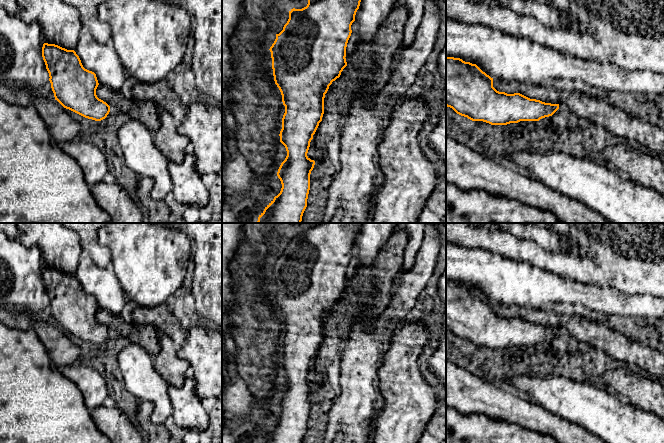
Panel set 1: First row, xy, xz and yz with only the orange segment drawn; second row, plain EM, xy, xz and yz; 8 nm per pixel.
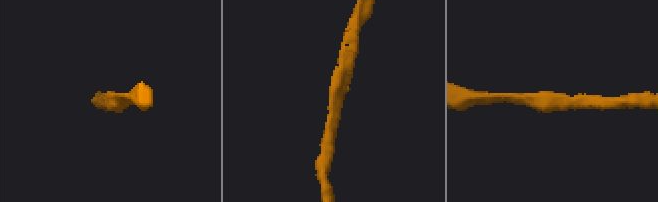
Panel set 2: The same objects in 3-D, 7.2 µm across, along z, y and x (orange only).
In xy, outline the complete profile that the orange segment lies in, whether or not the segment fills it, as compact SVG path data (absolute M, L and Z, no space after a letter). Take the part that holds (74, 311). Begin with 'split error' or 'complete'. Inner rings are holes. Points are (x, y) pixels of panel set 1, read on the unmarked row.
complete; M44 267L42 281L55 324L88 343L101 345L107 341L110 330L96 319L96 298L83 291L74 274Z

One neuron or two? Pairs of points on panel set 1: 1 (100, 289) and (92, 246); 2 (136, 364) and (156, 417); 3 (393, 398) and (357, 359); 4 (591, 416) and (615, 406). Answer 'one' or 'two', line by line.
1: one
2: one
3: two
4: one

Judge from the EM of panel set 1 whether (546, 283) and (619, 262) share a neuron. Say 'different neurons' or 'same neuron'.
same neuron

